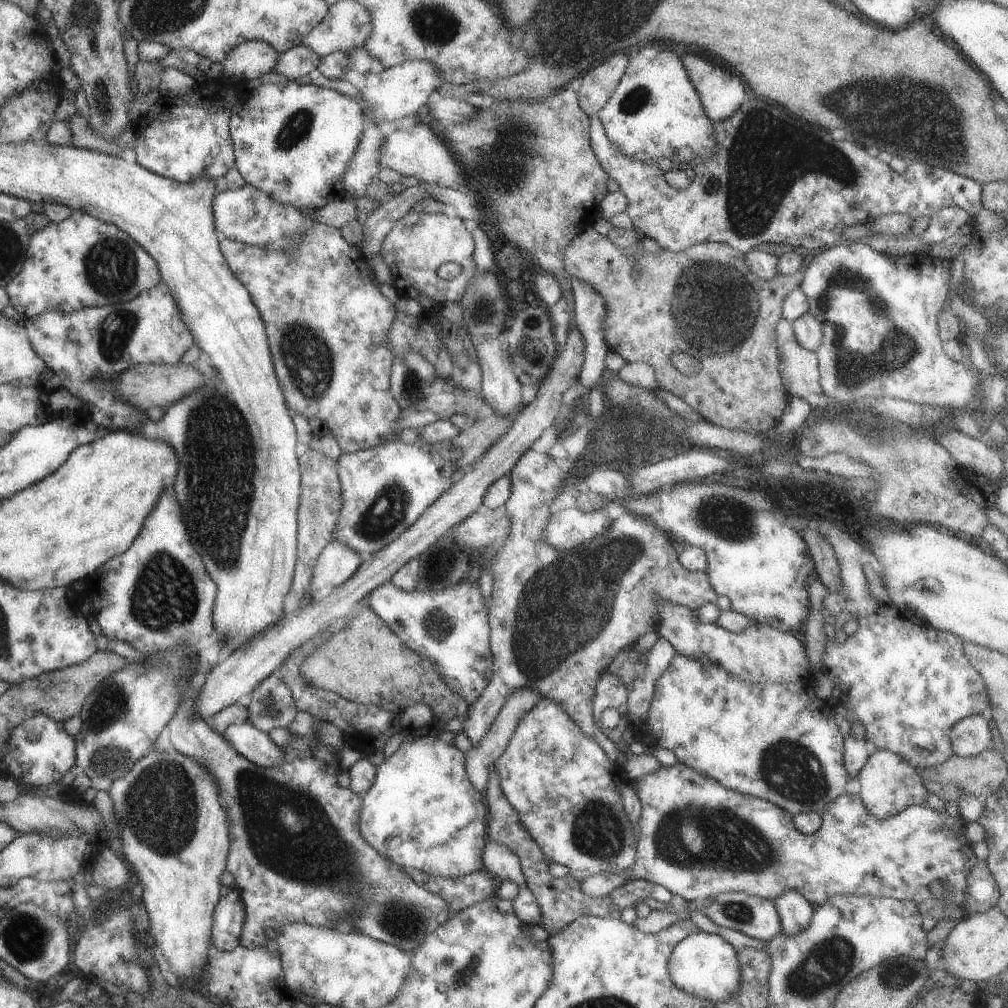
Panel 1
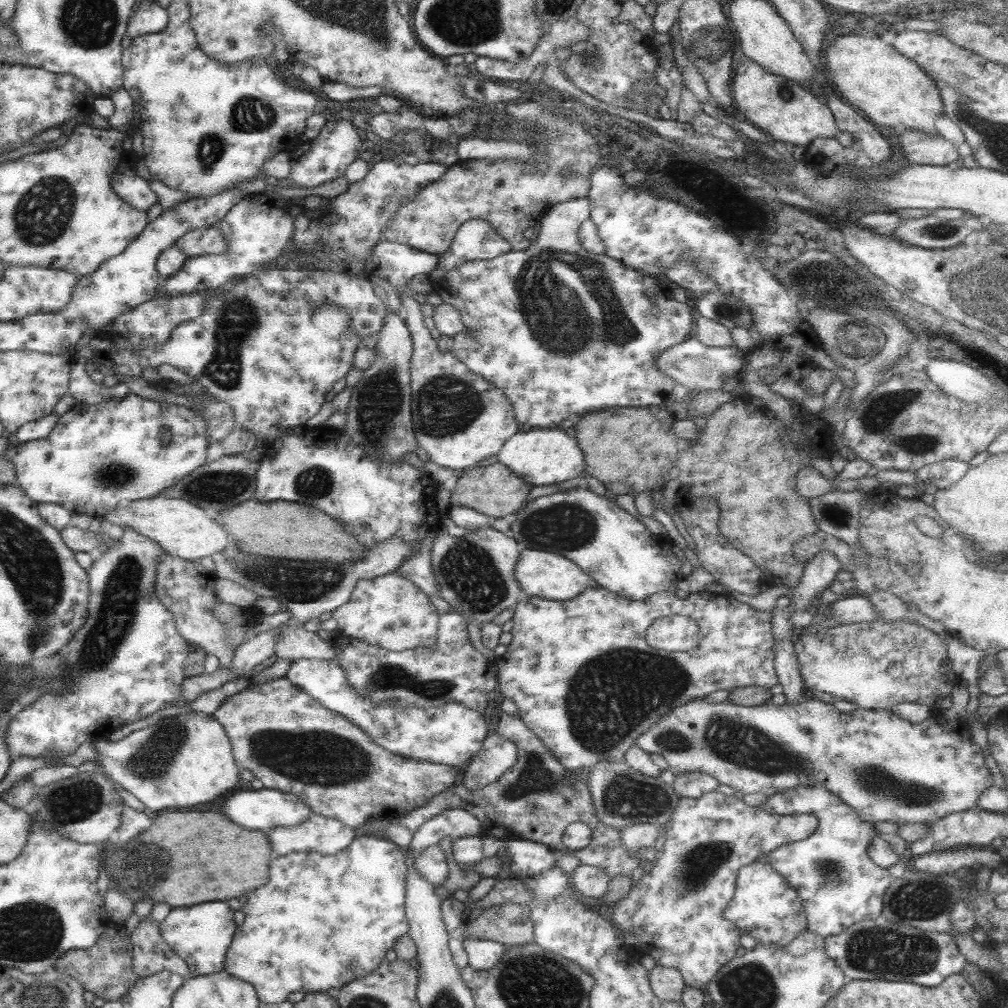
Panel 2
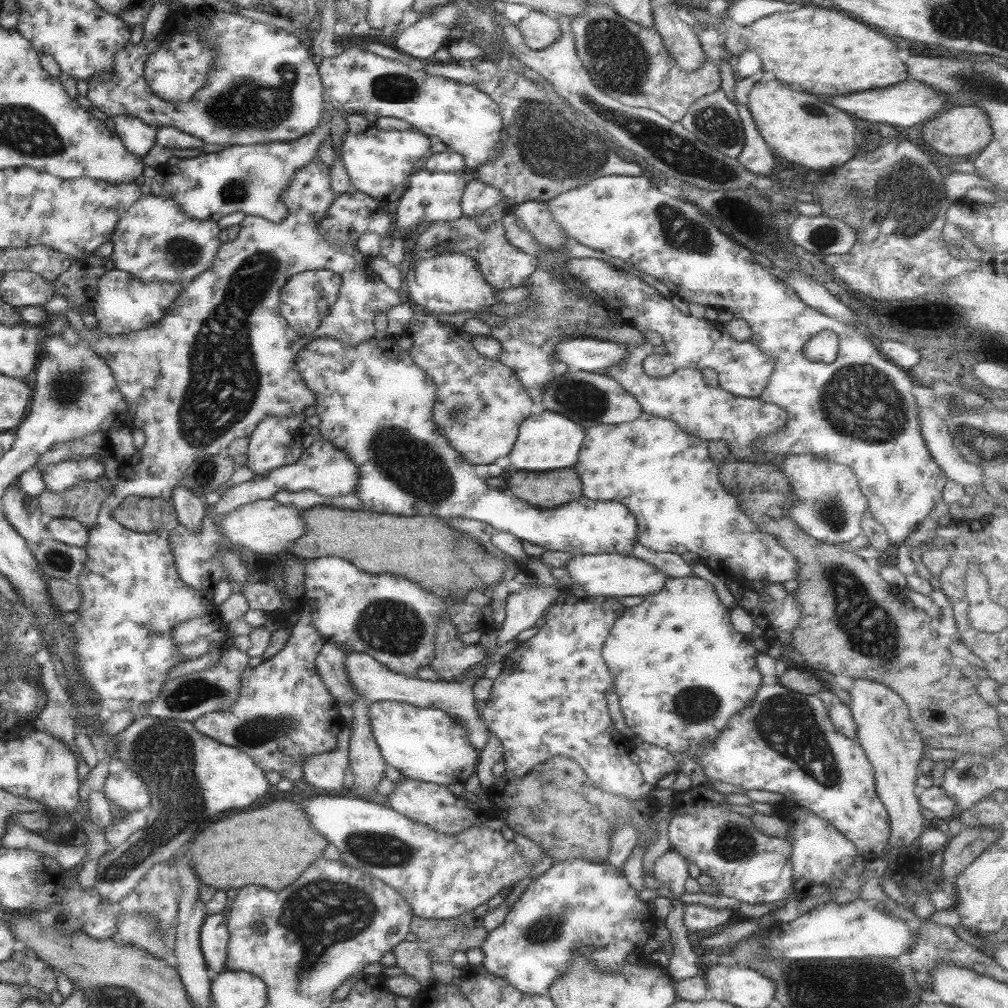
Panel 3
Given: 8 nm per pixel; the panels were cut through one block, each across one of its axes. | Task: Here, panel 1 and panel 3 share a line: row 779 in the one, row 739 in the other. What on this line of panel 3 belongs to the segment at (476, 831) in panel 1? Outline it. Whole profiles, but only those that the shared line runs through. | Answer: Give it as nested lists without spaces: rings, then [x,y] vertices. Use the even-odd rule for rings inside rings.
[[[377,701],[367,706],[367,719],[369,719],[371,735],[379,749],[380,757],[387,766],[398,770],[403,777],[447,786],[455,782],[463,784],[467,777],[474,773],[478,750],[468,742],[465,728],[443,710],[415,707],[395,701]]]

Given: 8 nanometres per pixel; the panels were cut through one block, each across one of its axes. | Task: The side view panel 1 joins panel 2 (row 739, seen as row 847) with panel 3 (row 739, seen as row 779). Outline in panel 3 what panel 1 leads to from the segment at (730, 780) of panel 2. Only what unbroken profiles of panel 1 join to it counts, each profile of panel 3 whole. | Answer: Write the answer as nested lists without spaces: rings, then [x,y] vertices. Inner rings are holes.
[[[693,575],[684,577],[667,577],[665,584],[661,586],[659,592],[655,594],[649,594],[643,598],[641,604],[637,606],[625,607],[621,616],[613,622],[611,629],[603,641],[603,647],[601,647],[601,658],[609,670],[609,674],[613,676],[613,690],[618,696],[618,706],[620,708],[621,716],[627,724],[627,729],[630,731],[629,735],[633,735],[637,742],[645,741],[647,744],[659,747],[671,754],[673,752],[681,752],[682,756],[687,758],[693,758],[694,760],[699,757],[701,749],[707,747],[715,735],[725,727],[727,719],[735,712],[741,710],[743,707],[749,705],[749,701],[755,697],[755,691],[761,684],[761,674],[755,667],[755,657],[758,650],[753,648],[750,644],[749,636],[744,636],[741,633],[733,630],[729,621],[729,608],[724,604],[721,604],[715,588],[711,583],[701,580]]]

